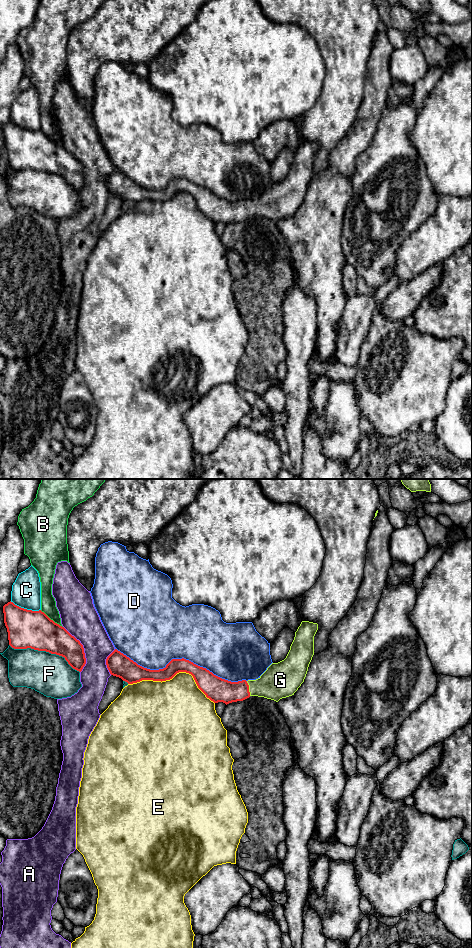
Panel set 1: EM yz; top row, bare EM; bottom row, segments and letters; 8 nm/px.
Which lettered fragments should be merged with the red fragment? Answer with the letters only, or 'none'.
G

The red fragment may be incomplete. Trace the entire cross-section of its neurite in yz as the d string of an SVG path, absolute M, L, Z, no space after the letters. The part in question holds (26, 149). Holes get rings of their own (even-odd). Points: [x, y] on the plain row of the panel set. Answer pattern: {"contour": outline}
{"contour": "M13 122L3 126L4 143L8 152L9 165L14 169L31 168L46 171L65 178L68 184L81 192L86 184L83 165L72 156L64 147L51 140L44 132L21 128Z"}

